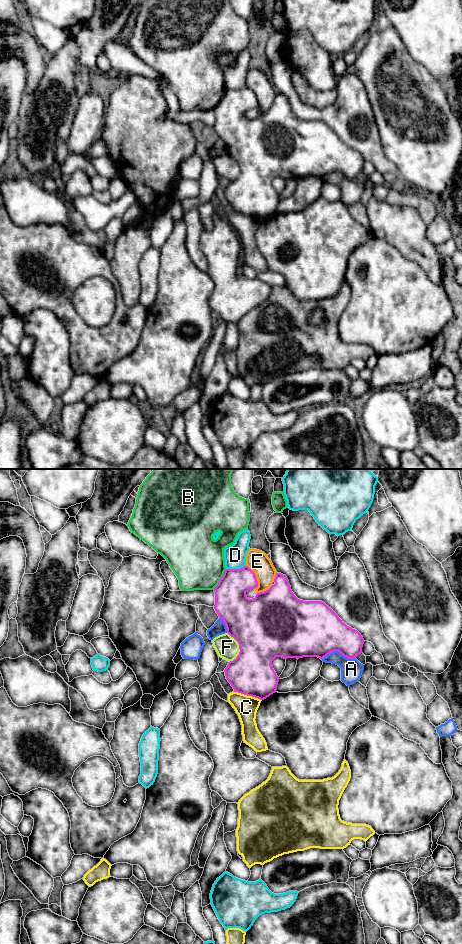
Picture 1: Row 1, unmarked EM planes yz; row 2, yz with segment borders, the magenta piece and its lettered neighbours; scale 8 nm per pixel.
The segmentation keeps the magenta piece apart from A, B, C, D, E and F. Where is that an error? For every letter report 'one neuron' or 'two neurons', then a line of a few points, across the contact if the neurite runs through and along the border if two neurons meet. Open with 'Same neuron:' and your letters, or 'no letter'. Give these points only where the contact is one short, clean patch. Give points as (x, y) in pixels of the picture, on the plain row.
Same neuron: no letter
A: two neurons
B: two neurons; line yz (226, 89), (213, 109)
C: two neurons
D: two neurons
E: two neurons
F: two neurons

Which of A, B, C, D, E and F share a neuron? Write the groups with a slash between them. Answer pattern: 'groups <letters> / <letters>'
groups A / B / C / D / E / F

